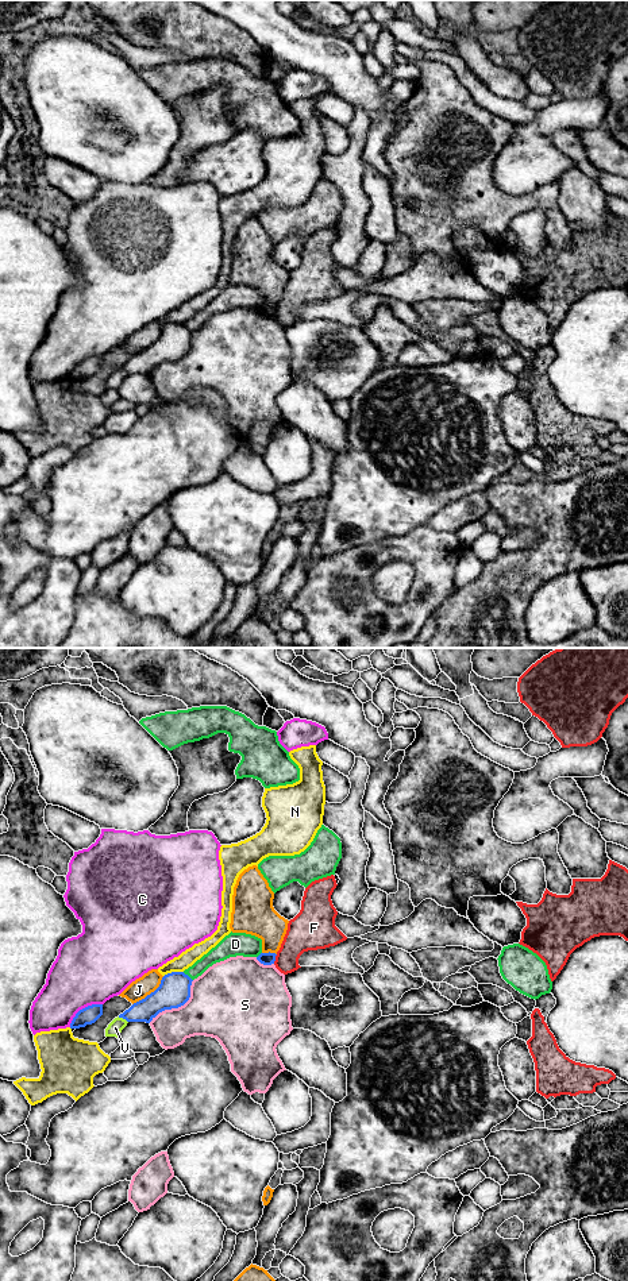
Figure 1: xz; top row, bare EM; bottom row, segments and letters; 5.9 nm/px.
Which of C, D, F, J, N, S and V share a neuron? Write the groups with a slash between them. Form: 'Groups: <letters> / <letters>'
Groups: C / D / F / J / N / S / V

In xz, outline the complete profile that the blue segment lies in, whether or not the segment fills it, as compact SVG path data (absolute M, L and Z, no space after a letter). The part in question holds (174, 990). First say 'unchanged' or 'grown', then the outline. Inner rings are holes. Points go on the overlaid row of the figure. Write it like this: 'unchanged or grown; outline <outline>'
unchanged; outline M184 972L167 973L154 992L134 1003L119 1018L150 1023L159 1012L184 1006L190 998L192 981Z

